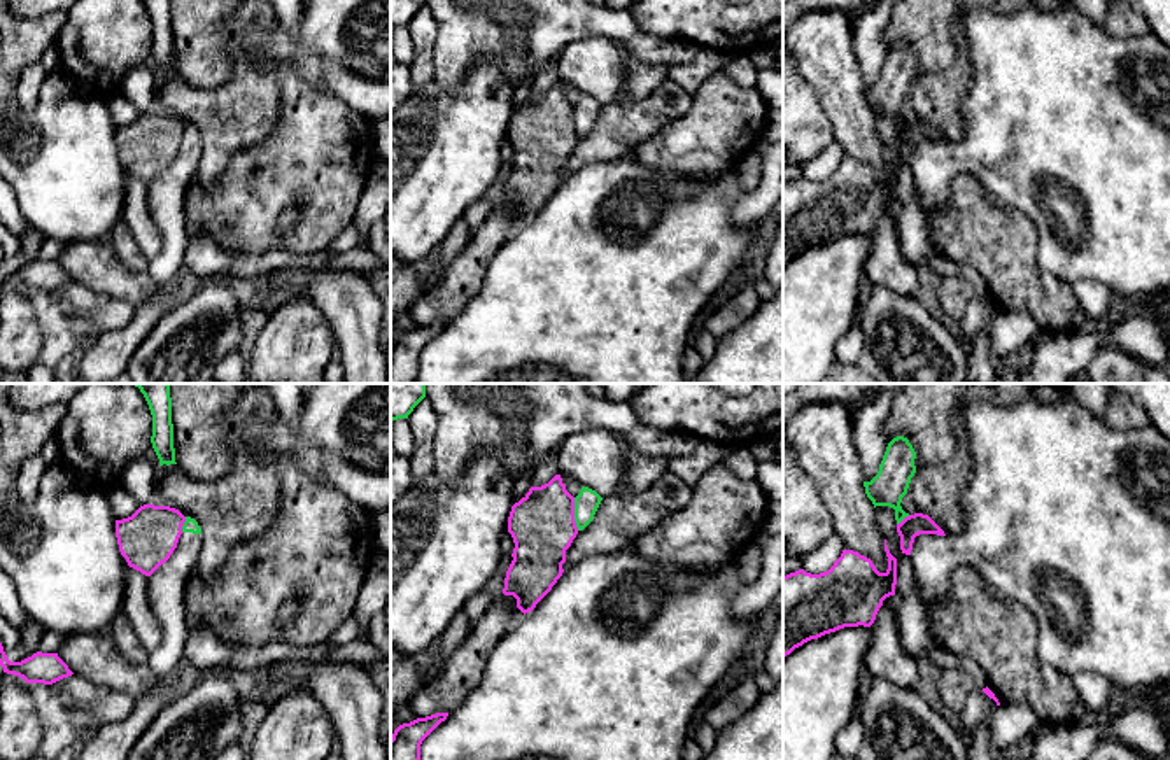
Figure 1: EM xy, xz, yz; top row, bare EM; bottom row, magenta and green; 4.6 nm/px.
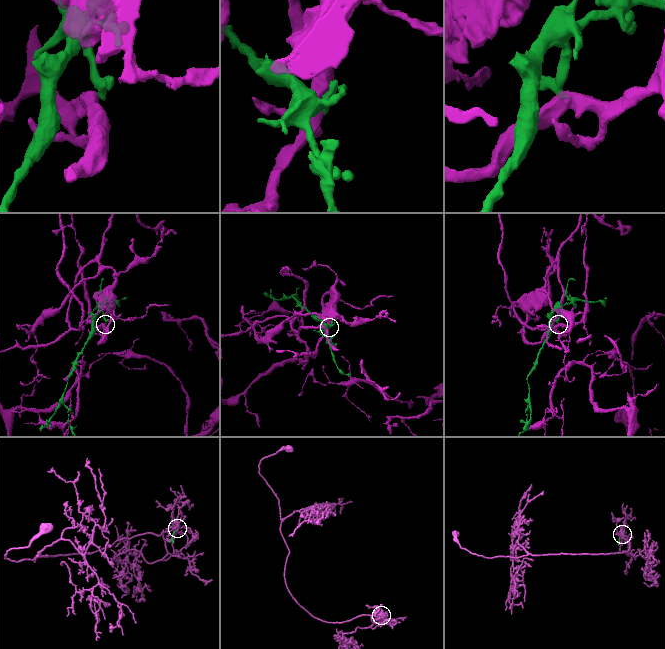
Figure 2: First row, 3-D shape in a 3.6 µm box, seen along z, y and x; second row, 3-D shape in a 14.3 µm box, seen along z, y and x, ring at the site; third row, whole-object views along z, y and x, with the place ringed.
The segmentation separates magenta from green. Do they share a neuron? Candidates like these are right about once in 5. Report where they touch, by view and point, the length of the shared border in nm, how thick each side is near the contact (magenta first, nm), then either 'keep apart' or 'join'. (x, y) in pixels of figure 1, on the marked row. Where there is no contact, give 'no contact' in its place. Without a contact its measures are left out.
xz (573, 513) | 150 nm | 300/110 nm | keep apart

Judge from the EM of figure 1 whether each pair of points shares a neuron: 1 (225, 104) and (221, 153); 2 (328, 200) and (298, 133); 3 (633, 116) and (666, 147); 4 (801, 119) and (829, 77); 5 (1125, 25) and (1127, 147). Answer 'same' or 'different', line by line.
1: same
2: same
3: different
4: different
5: different

